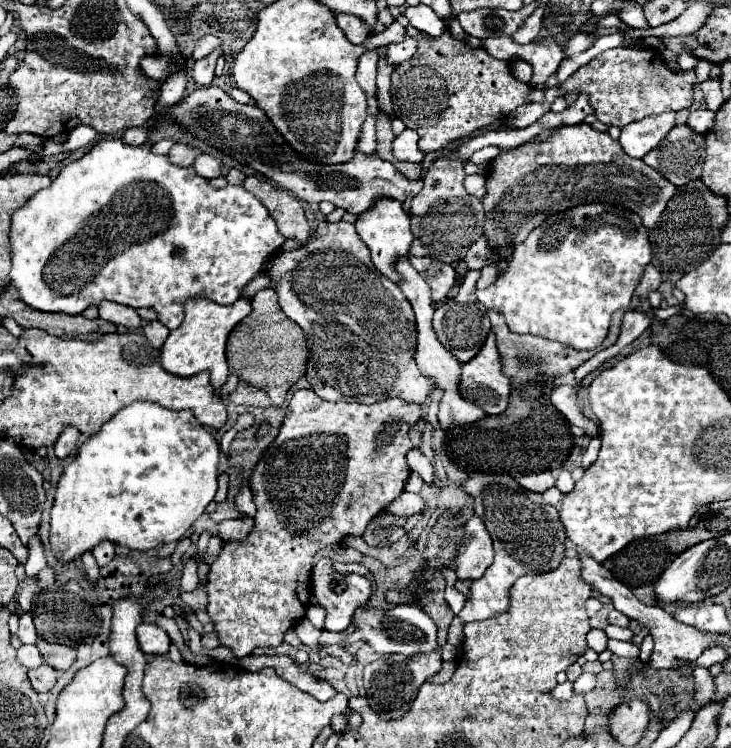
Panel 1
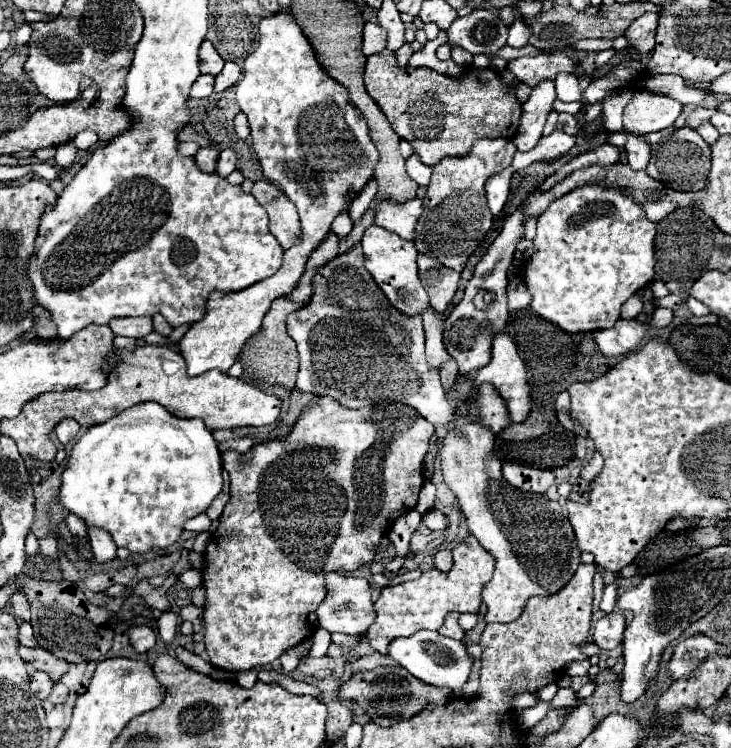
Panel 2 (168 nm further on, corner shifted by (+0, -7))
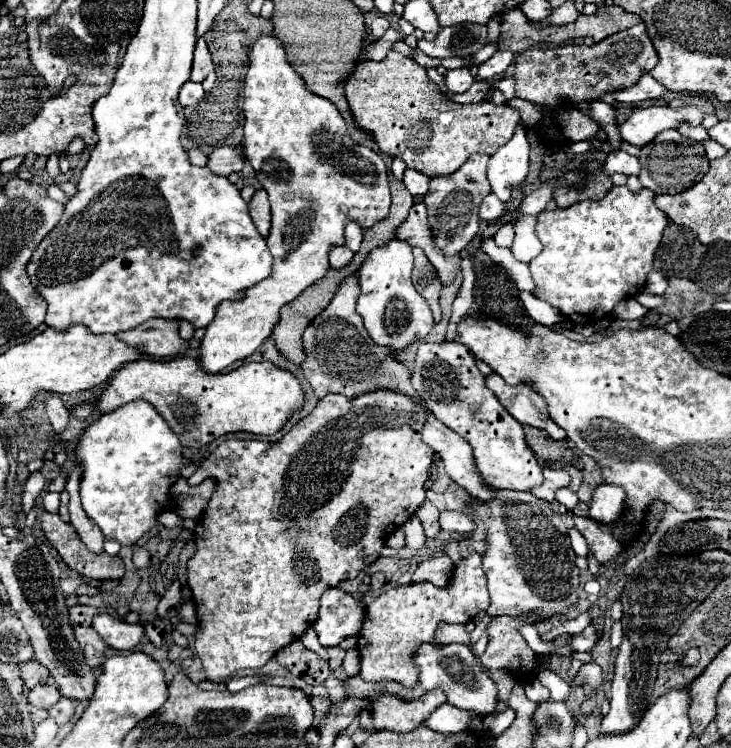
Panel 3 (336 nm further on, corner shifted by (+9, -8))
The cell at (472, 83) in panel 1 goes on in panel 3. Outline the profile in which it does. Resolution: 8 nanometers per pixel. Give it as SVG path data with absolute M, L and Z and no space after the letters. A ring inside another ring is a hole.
M393 51L385 61L365 61L353 73L353 81L345 83L345 97L355 121L355 127L369 133L379 147L379 153L387 157L399 157L409 169L415 169L427 177L445 177L455 173L473 153L493 155L503 147L519 125L517 109L507 105L493 105L489 101L473 105L457 105L449 101L439 87L429 79L427 69L417 61Z

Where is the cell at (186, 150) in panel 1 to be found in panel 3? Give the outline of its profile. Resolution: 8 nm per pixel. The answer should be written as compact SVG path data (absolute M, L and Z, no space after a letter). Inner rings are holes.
M217 147L209 155L207 167L215 175L225 175L225 177L231 175L231 173L239 173L243 169L243 153L239 153L233 147Z

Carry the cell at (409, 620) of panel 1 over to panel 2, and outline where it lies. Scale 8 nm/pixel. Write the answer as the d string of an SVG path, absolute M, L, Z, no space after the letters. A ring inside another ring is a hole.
M418 630L408 638L394 638L388 646L388 656L404 666L418 680L450 688L456 696L462 696L462 684L466 682L472 668L472 660L466 656L466 648L462 646L462 642L456 642L432 630Z

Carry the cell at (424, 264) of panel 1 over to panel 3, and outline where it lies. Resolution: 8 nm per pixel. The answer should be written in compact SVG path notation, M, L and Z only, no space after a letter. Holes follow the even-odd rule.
M413 249L415 255L415 267L413 267L413 285L423 295L423 299L429 303L433 311L433 319L441 321L441 307L439 307L439 291L441 291L441 281L437 277L437 271L425 257L421 249Z

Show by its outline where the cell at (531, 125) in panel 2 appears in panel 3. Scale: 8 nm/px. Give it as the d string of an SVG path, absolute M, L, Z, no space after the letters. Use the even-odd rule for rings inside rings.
M519 125L515 129L513 139L503 145L497 153L489 159L487 177L491 183L491 191L501 199L507 201L511 197L511 191L525 181L529 169L529 141L525 127Z

